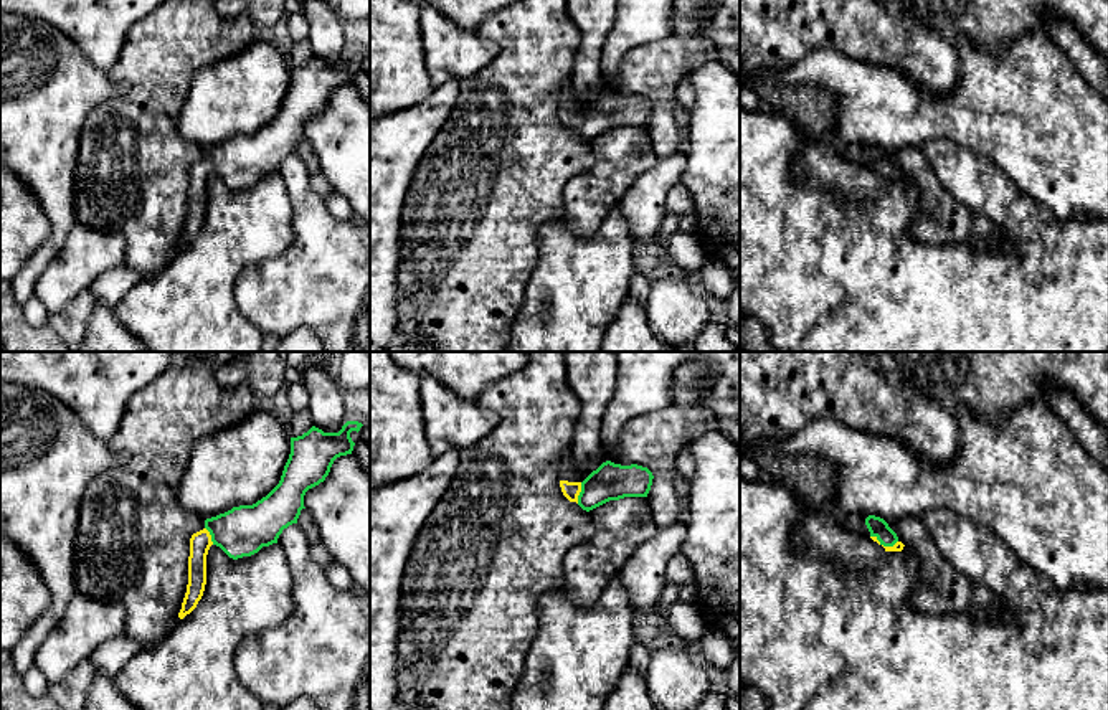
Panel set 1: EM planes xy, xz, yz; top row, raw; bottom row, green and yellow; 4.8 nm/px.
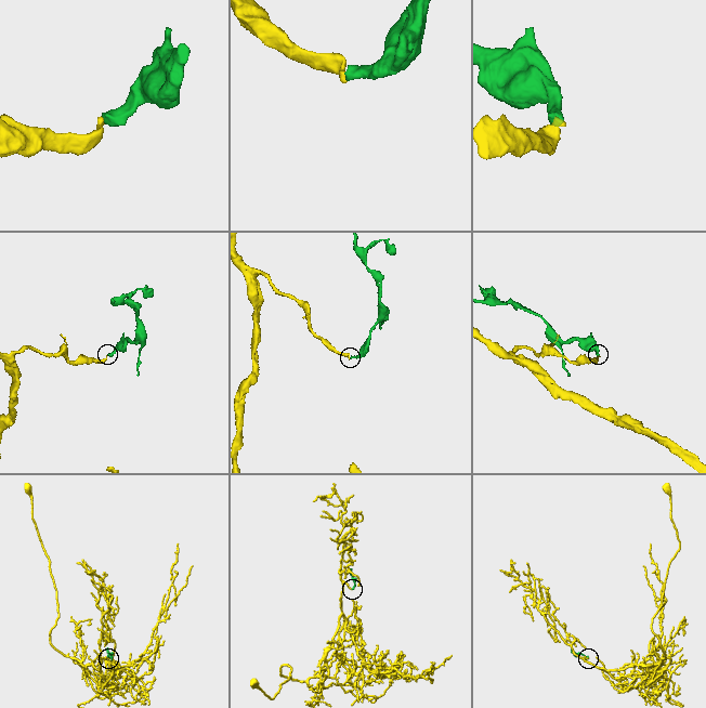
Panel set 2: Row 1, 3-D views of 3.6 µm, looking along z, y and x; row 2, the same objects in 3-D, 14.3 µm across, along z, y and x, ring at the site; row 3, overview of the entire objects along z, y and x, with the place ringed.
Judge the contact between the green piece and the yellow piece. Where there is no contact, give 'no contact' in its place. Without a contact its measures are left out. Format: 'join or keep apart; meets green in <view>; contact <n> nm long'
join; meets green in xz; contact 110 nm long

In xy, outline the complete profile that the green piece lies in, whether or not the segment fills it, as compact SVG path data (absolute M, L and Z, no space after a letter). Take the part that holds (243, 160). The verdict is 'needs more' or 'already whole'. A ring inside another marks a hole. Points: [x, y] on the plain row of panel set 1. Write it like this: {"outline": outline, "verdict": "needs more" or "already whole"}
{"outline": "M347 51L339 63L324 63L312 56L307 63L291 68L291 84L284 96L279 114L261 130L253 135L239 135L216 147L205 150L205 159L190 168L188 187L188 215L178 248L190 244L203 226L206 215L206 185L211 175L220 177L230 188L238 190L258 183L263 177L277 173L284 159L297 154L304 137L304 125L309 119L325 111L334 91L340 86L352 84L355 73L352 61L360 61L363 54Z", "verdict": "needs more"}

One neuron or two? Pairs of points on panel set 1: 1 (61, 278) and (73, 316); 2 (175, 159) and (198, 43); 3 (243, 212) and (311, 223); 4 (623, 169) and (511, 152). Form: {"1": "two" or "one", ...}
{"1": "two", "2": "one", "3": "two", "4": "two"}

